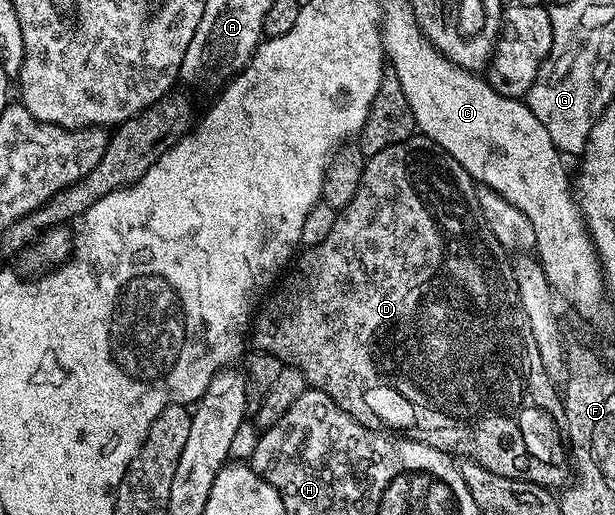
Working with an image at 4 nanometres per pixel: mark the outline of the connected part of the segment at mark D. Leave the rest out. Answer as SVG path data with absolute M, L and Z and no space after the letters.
M412 135L408 141L393 143L393 147L385 147L385 151L377 151L372 157L366 158L355 194L345 208L338 210L333 231L329 231L321 243L304 248L294 258L277 288L266 298L267 306L265 301L258 310L253 321L254 348L260 353L277 355L277 359L281 359L288 369L301 371L310 388L329 395L329 399L333 399L341 411L357 419L357 423L367 429L386 431L391 435L402 435L409 441L432 445L435 449L476 461L497 475L526 478L546 489L562 490L568 484L569 477L563 473L539 473L538 463L531 461L527 465L527 457L523 454L523 448L527 445L528 451L535 453L537 460L549 460L551 452L559 445L559 437L561 441L561 431L567 428L567 420L560 390L555 390L555 381L548 373L548 364L543 361L537 342L533 339L529 315L522 306L518 284L514 282L507 255L508 250L487 224L479 205L476 182L465 171L465 167L461 167L461 163L445 152L436 141L430 141L422 135Z

